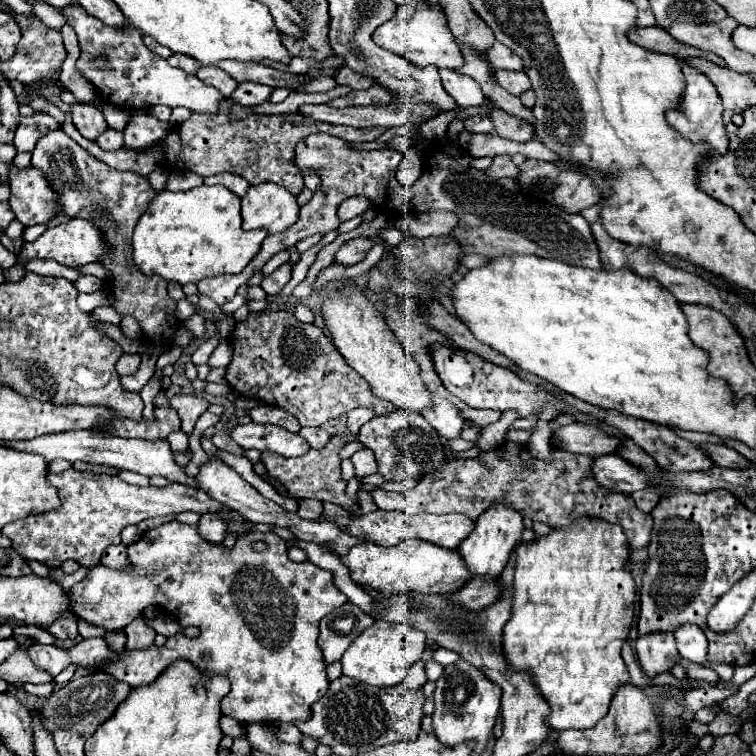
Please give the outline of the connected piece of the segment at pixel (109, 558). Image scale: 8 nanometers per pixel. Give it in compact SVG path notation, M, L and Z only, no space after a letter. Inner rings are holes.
M116 544L116 546L106 548L100 564L104 564L106 568L112 568L112 570L124 570L124 568L128 568L126 546L124 544Z

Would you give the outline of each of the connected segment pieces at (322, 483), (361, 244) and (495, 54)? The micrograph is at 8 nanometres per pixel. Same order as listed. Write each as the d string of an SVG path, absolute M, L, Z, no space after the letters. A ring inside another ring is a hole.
M332 436L330 442L322 448L322 450L310 450L300 458L284 458L280 454L262 454L262 462L268 470L268 474L282 482L286 486L286 490L292 496L298 498L316 498L320 502L332 502L338 504L350 512L356 512L360 506L356 504L354 498L346 496L346 482L340 476L340 448L346 444L346 438L342 436Z
M354 238L350 242L346 242L338 254L334 256L338 264L344 264L344 266L352 266L352 264L358 264L360 260L366 258L368 250L374 246L374 242L370 238Z
M496 42L490 50L488 50L488 60L492 62L492 66L496 70L522 70L522 60L504 44Z

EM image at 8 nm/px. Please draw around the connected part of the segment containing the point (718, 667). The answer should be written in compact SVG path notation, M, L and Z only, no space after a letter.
M707 662L704 666L715 670L720 679L724 681L730 681L734 673L732 664Z

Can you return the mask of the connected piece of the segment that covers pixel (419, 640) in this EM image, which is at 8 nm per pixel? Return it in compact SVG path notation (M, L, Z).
M376 620L344 652L340 660L342 672L370 686L396 686L404 680L404 676L408 674L408 668L420 660L424 646L426 646L424 632L408 624L392 624L392 622Z

